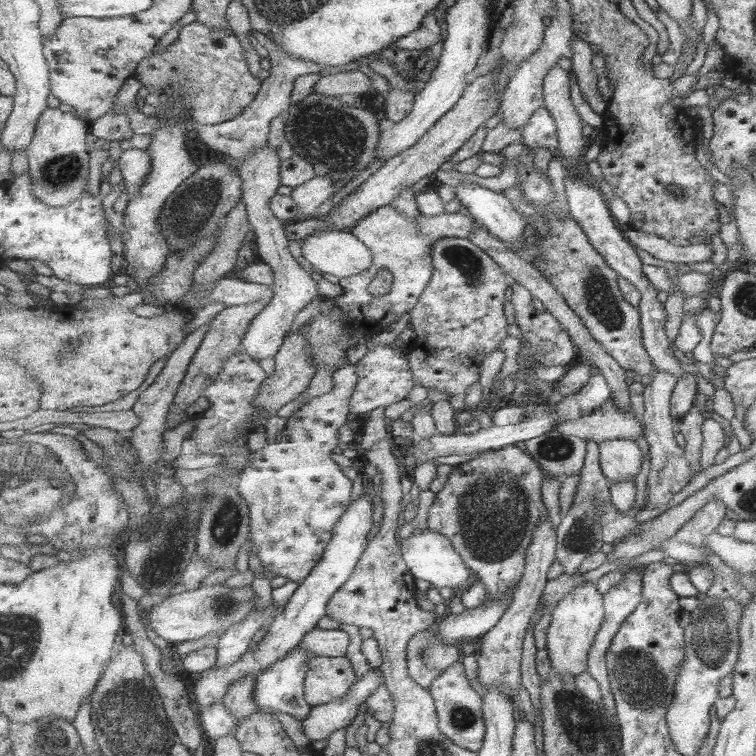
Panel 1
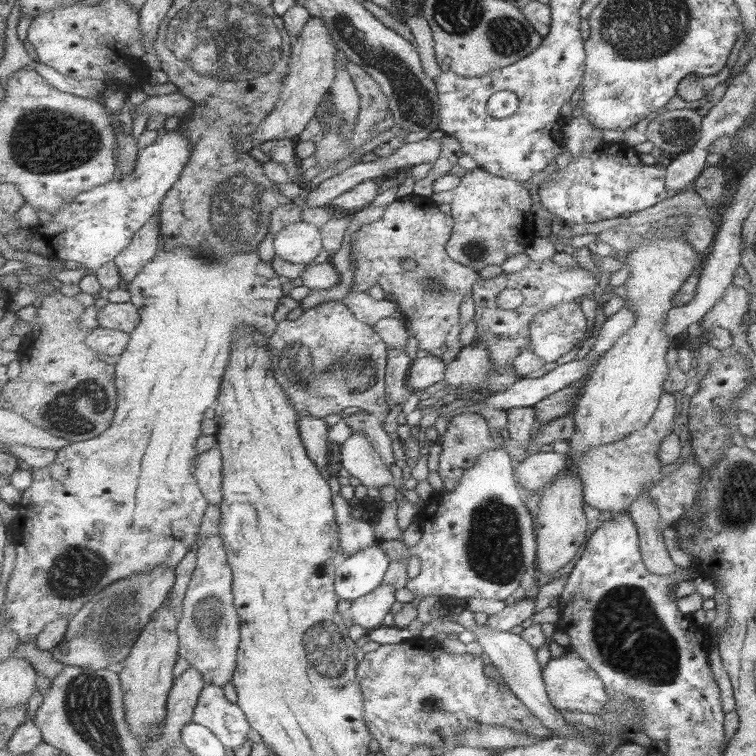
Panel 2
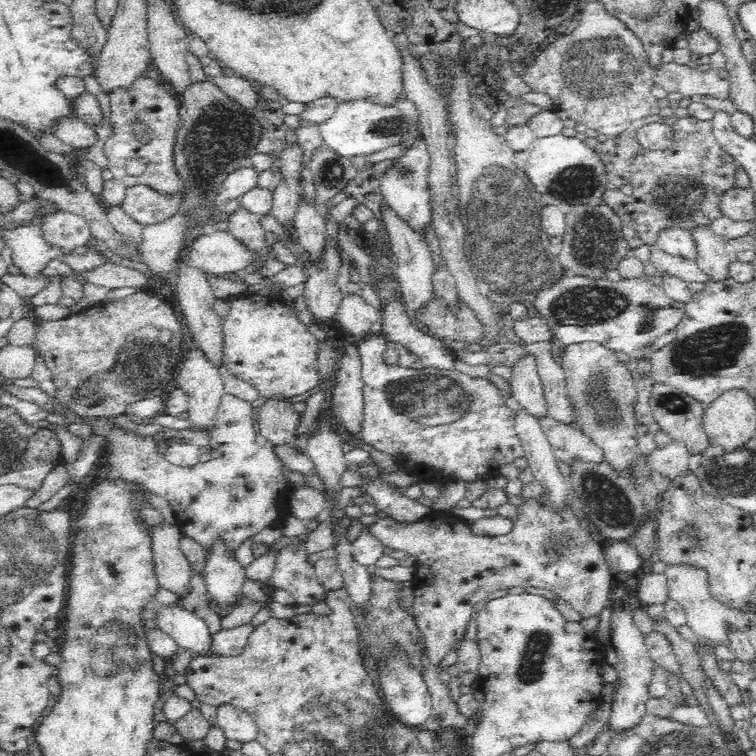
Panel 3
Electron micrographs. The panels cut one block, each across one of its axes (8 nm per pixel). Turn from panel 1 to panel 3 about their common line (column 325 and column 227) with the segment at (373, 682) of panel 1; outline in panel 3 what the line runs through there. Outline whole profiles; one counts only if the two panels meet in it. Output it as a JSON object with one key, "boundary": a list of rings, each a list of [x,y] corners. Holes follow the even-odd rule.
{"boundary":[[[228,703],[217,707],[217,725],[228,740],[238,740],[243,744],[256,740],[258,734],[257,724],[250,714]]]}

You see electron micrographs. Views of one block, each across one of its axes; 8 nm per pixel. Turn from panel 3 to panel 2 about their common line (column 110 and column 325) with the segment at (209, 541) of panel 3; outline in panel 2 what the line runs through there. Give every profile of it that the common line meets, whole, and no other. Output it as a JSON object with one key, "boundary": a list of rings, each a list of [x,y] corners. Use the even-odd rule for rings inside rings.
{"boundary":[[[309,414],[301,417],[297,426],[308,455],[321,470],[325,469],[329,464],[329,424],[322,418]]]}

